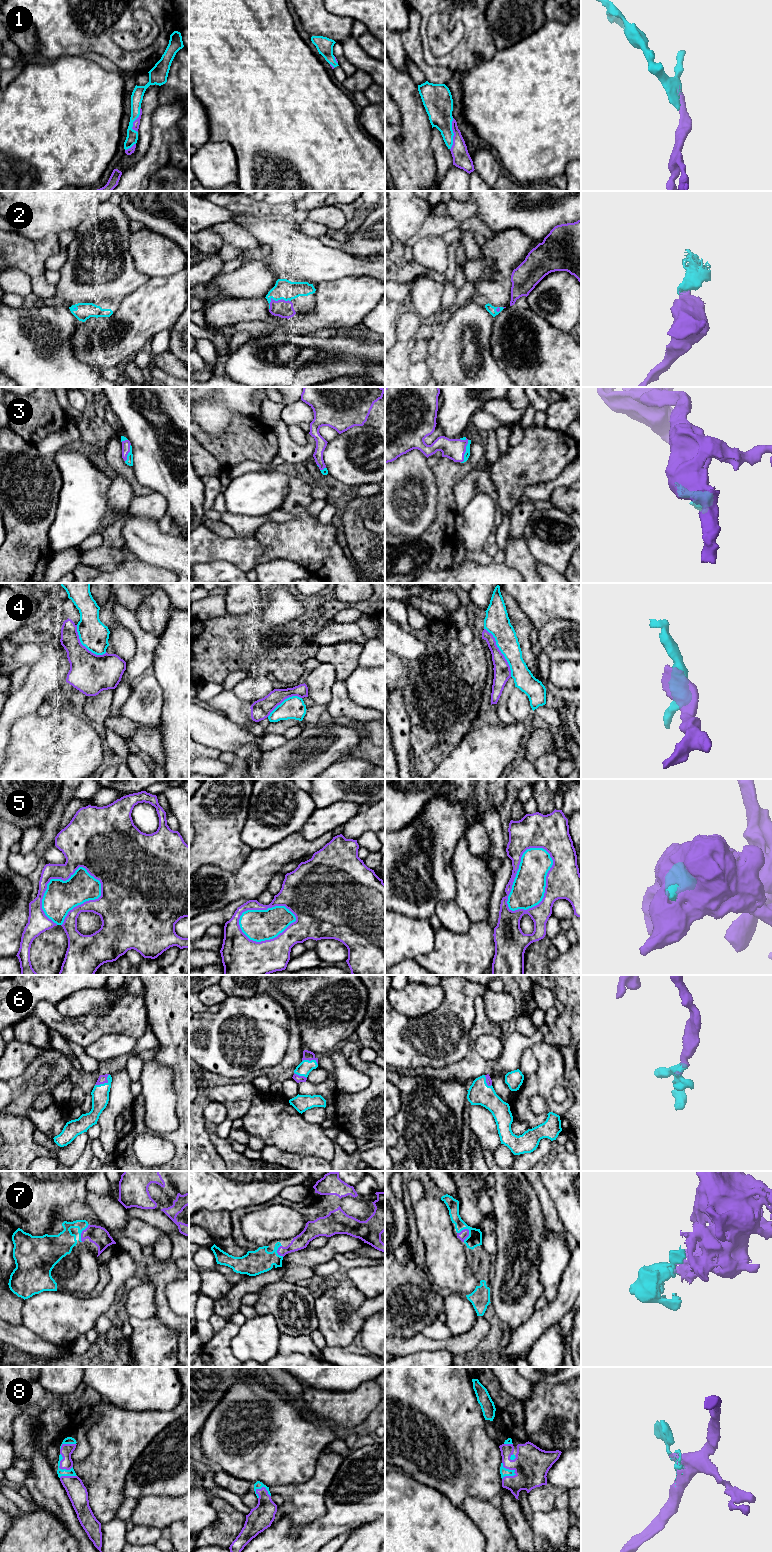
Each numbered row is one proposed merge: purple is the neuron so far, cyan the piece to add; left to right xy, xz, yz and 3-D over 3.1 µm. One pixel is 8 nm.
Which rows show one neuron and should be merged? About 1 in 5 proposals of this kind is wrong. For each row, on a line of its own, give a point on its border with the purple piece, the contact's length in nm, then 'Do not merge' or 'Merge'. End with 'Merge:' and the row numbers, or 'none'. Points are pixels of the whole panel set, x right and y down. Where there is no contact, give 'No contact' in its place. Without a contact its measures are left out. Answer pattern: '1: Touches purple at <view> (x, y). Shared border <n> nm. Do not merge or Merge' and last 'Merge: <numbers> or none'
1: Touches purple at yz (453, 132). Shared border 280 nm. Merge
2: Touches purple at xz (276, 301). Shared border 190 nm. Merge
3: Touches purple at yz (465, 450). Shared border 200 nm. Merge
4: Touches purple at yz (500, 652). Shared border 440 nm. Do not merge
5: Touches purple at yz (517, 870). Shared border 550 nm. Do not merge
6: Touches purple at xy (104, 1082). Shared border 150 nm. Merge
7: Touches purple at yz (468, 1235). Shared border 120 nm. Merge
8: Touches purple at yz (508, 1468). Shared border 160 nm. Merge
Merge: 1, 2, 3, 6, 7, 8

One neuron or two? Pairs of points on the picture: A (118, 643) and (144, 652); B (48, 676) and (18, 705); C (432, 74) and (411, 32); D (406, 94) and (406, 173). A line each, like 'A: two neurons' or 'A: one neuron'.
A: two neurons
B: one neuron
C: one neuron
D: one neuron

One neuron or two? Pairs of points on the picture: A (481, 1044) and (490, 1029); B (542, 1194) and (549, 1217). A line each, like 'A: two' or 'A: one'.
A: two
B: one

